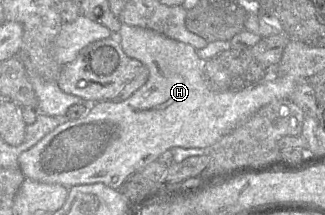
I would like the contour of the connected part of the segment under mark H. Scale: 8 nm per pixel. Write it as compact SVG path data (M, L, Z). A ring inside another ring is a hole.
M122 23L118 33L114 35L116 35L118 42L120 43L122 49L124 50L127 56L141 61L143 65L148 68L149 77L147 82L137 91L135 91L128 99L124 101L115 102L112 100L105 100L95 103L86 116L75 120L66 120L65 122L58 125L50 133L45 135L39 142L37 142L30 149L22 152L18 157L18 163L25 178L49 184L62 184L66 187L93 183L103 183L112 189L118 190L130 175L136 172L140 172L145 166L156 161L159 158L159 156L163 154L166 150L169 150L174 147L199 148L202 150L208 150L211 146L218 142L224 135L226 135L234 128L236 128L238 125L247 120L261 107L267 105L272 101L280 99L289 99L292 93L299 86L301 86L301 84L296 82L295 79L291 76L280 76L278 74L275 74L274 69L274 75L272 75L270 78L265 79L259 83L256 83L245 90L232 91L229 89L225 91L214 91L210 87L204 72L204 65L207 60L200 59L200 57L197 55L197 49L195 49L192 45L169 38L152 29L143 28L139 26L131 26Z

